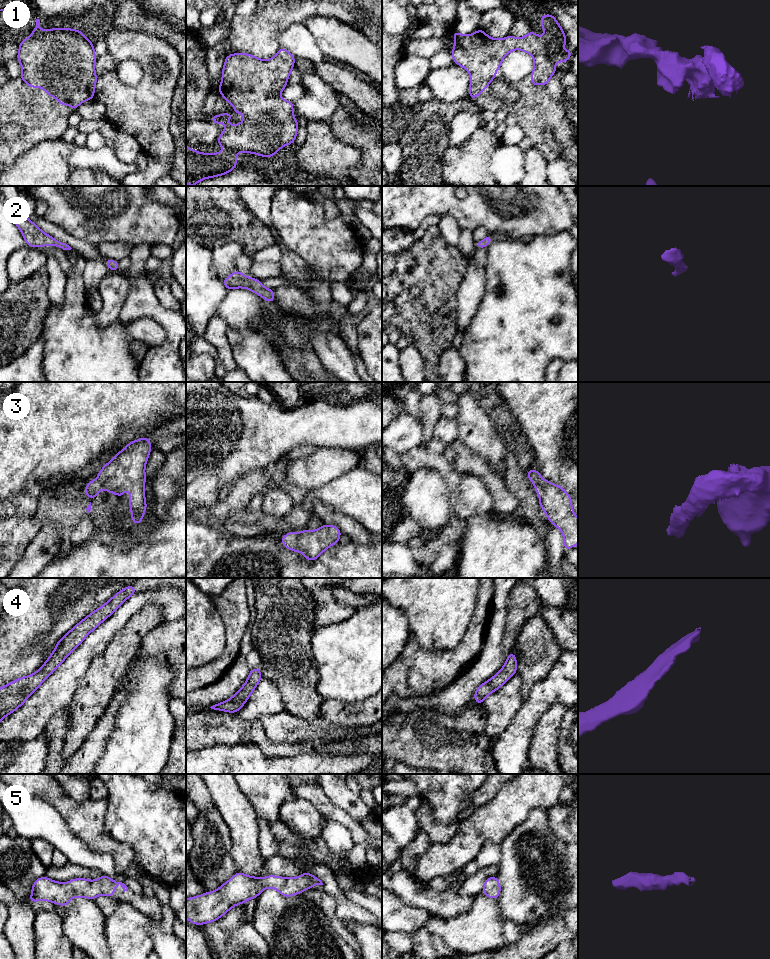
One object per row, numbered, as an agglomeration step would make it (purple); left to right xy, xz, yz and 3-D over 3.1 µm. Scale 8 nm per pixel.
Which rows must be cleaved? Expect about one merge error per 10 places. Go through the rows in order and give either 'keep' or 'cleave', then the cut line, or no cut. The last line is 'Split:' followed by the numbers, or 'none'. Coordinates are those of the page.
1: cleave; cut in xy along (41, 31), (34, 38), (19, 44)
2: keep; no cut
3: keep; no cut
4: keep; no cut
5: keep; no cut
Split: 1

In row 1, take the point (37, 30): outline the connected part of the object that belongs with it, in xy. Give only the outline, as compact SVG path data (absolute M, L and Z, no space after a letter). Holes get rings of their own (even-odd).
M36 19L36 26L32 34L29 37L27 37L25 40L21 41L20 43L27 43L29 39L35 39L40 33L41 33L40 20Z

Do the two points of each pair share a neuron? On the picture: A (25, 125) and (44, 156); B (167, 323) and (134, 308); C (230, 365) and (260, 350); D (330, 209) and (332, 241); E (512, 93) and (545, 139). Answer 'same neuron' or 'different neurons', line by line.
A: different neurons
B: same neuron
C: different neurons
D: different neurons
E: same neuron

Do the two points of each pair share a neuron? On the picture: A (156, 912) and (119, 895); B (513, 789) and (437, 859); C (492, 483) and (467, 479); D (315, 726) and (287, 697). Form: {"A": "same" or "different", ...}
{"A": "same", "B": "same", "C": "different", "D": "different"}

